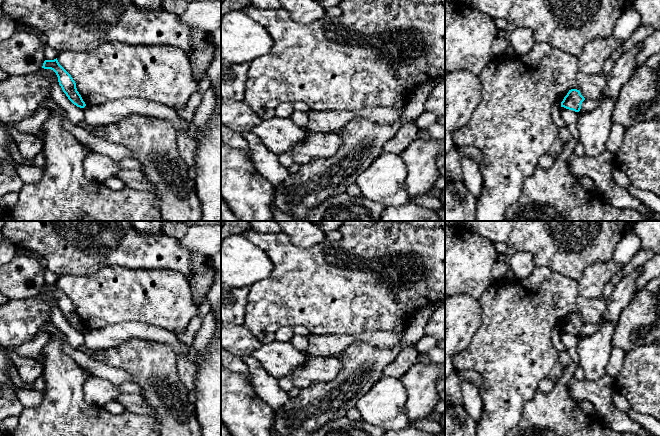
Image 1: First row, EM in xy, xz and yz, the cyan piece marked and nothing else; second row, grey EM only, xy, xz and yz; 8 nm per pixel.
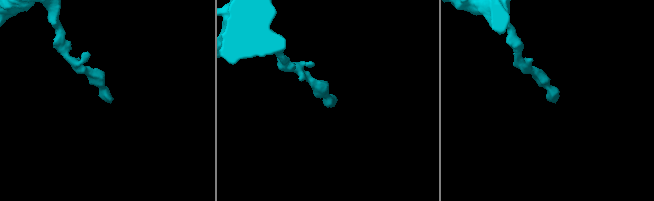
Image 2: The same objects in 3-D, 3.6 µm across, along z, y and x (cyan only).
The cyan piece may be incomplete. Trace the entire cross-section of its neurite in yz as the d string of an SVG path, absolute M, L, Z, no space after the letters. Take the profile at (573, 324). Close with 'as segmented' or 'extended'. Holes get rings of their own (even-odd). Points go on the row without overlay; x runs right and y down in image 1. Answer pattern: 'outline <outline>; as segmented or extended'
outline M571 313L561 326L561 331L579 336L584 324L585 322L581 319L579 314Z; as segmented

